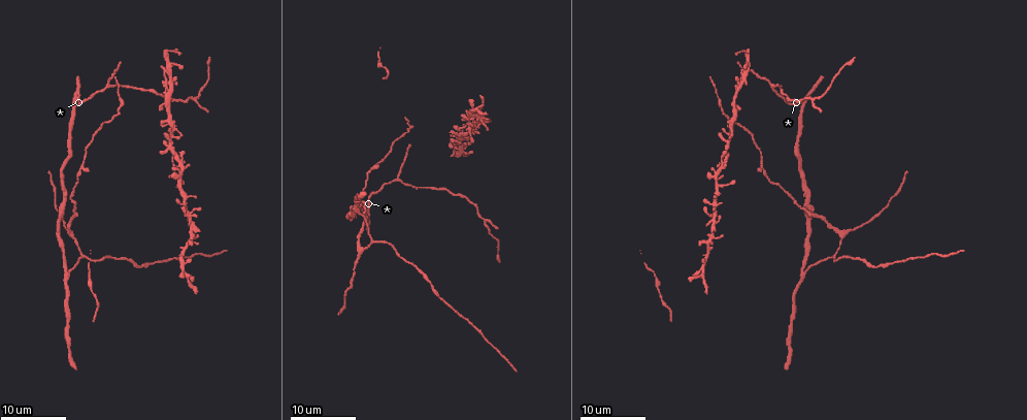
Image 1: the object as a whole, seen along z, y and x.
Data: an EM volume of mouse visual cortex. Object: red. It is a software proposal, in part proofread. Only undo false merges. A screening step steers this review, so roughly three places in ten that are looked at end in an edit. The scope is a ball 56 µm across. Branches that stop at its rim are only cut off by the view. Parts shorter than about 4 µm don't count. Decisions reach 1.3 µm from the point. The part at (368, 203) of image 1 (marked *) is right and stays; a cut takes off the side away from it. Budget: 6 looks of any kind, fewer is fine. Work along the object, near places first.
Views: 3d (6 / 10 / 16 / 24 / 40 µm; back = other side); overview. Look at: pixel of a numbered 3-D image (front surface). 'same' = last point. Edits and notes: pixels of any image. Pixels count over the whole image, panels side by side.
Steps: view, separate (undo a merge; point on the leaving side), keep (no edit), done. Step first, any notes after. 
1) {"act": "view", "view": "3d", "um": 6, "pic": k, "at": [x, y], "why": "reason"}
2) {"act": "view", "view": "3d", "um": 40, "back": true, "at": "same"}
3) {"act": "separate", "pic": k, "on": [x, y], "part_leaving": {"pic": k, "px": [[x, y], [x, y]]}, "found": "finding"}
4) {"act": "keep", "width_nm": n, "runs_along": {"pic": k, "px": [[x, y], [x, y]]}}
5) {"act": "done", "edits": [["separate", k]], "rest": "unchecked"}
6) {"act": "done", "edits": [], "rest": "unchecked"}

{"act": "view", "view": "3d", "um": 24, "pic": 1, "at": [165, 78]}

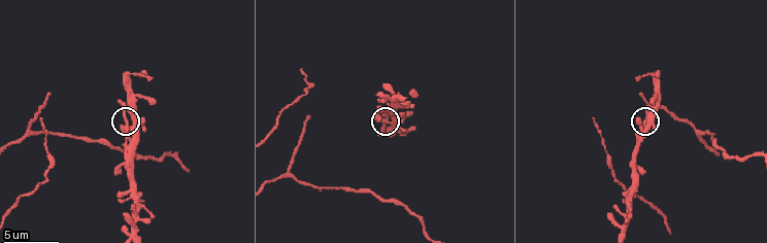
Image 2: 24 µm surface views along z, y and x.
{"act": "view", "view": "3d", "um": 6, "pic": 2, "at": [645, 123]}

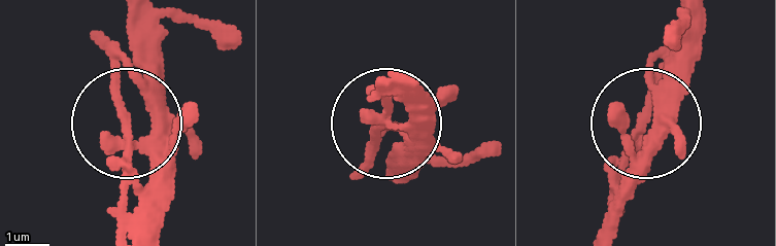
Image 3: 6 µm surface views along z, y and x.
{"act": "keep", "side_arm_um": 6, "found": "all the same cell"}

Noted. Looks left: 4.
{"act": "view", "view": "3d", "um": 16, "pic": 1, "at": [83, 257], "why": "branch point"}

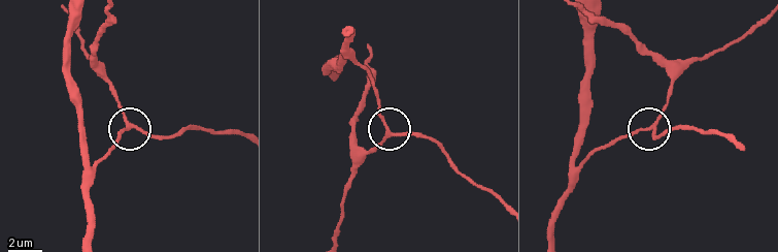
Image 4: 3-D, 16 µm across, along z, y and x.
{"act": "view", "view": "3d", "um": 6, "pic": 4, "at": [389, 135]}

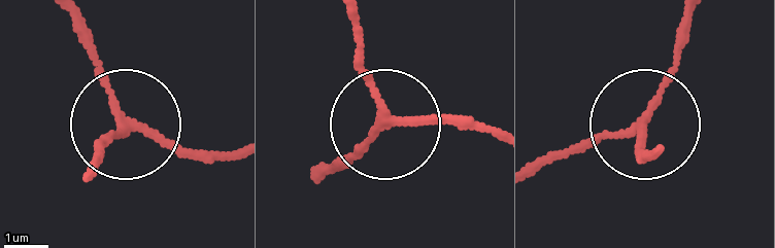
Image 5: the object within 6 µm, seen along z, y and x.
{"act": "keep", "width_nm": 160, "found": "continuous, no second cell"}

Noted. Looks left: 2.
{"act": "view", "view": "3d", "um": 16, "pic": 1, "at": [842, 232], "why": "three-way junction"}

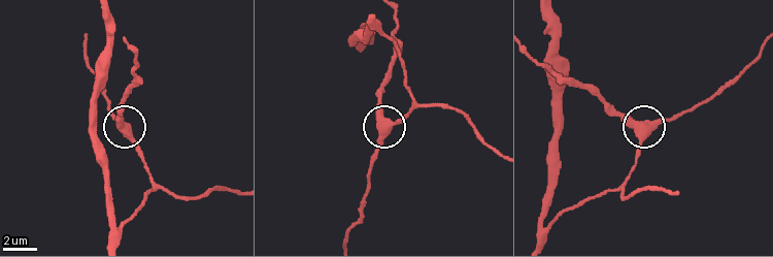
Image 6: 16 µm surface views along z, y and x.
{"act": "view", "view": "3d", "um": 10, "pic": 6, "at": [379, 122], "why": "closer look"}

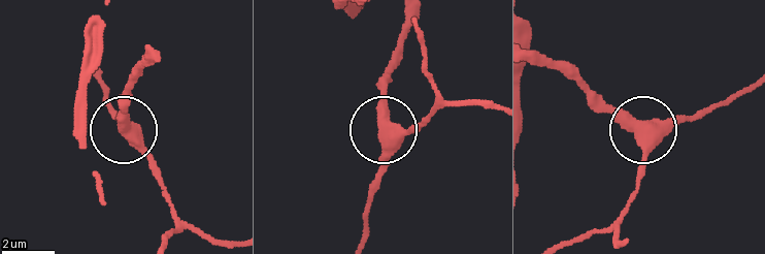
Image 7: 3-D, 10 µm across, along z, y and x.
{"act": "keep", "side_arm_um": 15, "runs_along": {"pic": 7, "px": [[418, 33], [437, 99], [412, 130], [386, 135], [377, 190]]}, "found": "continuous, no second cell"}

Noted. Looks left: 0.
{"act": "done", "edits": [], "rest": "unchecked"}

